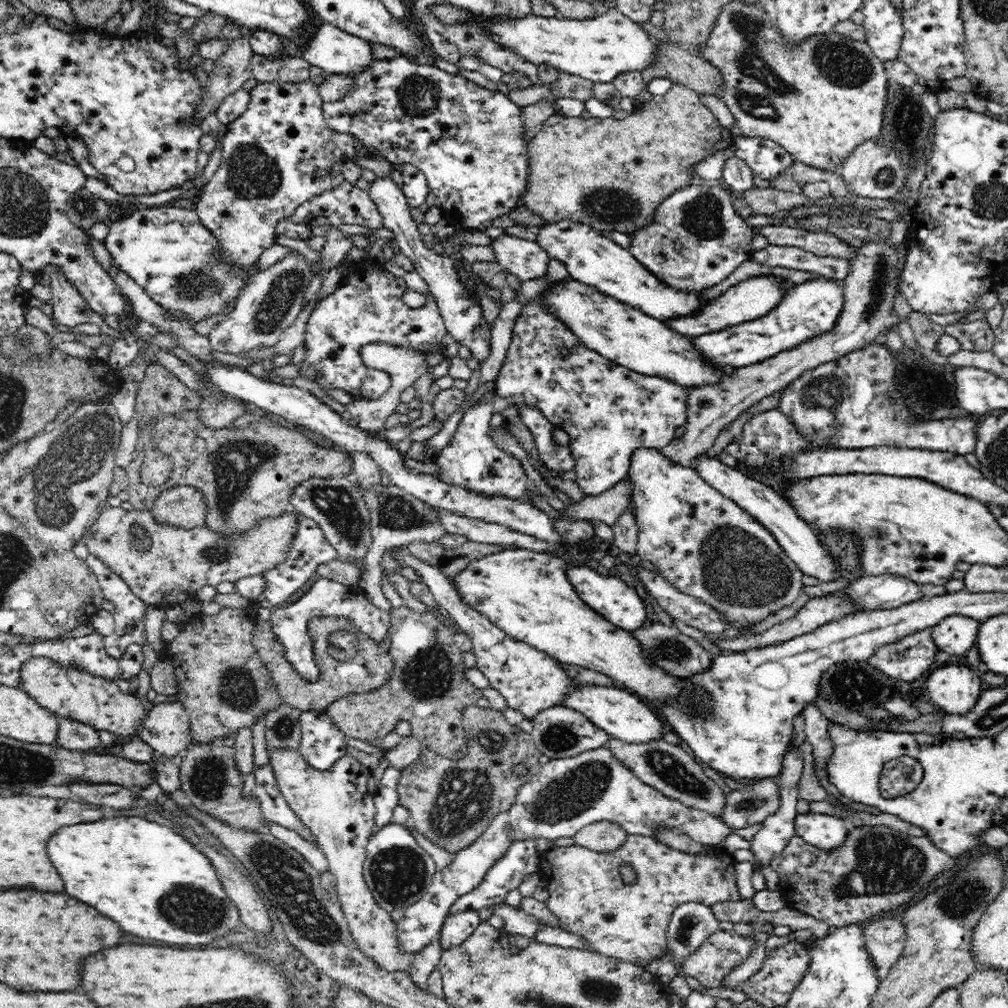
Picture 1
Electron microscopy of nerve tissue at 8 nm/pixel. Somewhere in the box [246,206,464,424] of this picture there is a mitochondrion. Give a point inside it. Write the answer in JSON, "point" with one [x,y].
{"point":[270,312]}

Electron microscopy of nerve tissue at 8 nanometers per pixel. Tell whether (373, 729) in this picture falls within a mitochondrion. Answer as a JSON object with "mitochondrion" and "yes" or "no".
{"mitochondrion":"no"}

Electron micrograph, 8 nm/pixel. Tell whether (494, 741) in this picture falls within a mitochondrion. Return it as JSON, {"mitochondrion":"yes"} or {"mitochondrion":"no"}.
{"mitochondrion":"yes"}

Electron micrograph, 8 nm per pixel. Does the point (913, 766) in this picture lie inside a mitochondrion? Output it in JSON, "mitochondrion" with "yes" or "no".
{"mitochondrion":"no"}

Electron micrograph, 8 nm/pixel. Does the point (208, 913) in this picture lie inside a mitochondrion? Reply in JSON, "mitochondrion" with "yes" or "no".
{"mitochondrion":"yes"}

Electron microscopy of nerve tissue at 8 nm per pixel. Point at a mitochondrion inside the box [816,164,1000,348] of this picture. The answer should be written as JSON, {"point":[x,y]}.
{"point":[880,282]}

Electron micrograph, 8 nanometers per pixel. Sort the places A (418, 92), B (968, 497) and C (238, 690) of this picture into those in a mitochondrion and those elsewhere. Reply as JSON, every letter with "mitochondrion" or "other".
{"A":"mitochondrion","B":"other","C":"mitochondrion"}

